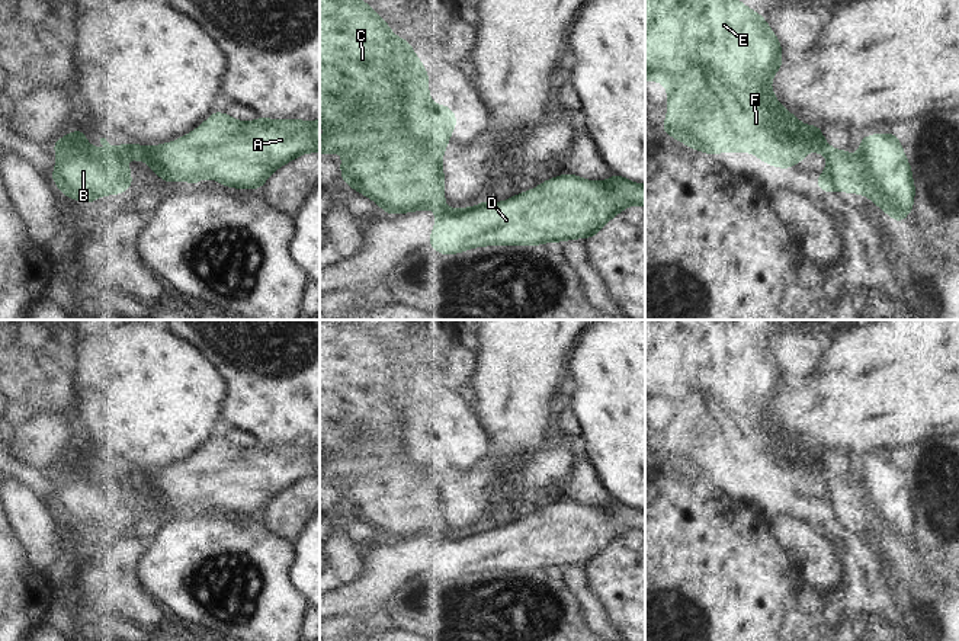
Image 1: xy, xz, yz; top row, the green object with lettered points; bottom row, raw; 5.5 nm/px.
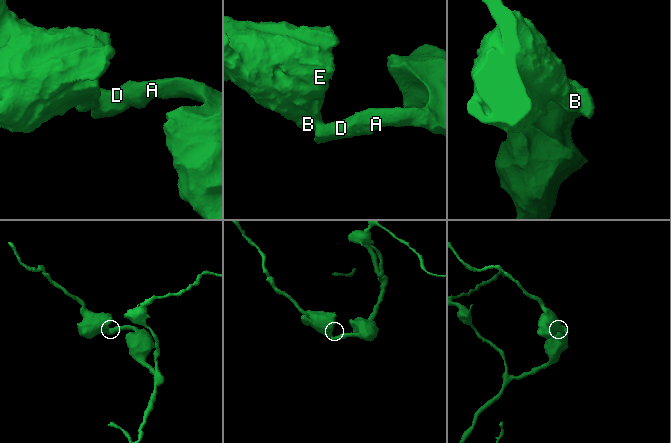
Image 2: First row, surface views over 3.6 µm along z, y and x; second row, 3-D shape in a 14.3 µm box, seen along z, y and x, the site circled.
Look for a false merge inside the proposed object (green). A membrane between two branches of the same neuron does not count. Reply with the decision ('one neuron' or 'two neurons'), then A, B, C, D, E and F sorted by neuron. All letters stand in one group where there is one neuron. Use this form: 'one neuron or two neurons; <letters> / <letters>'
two neurons; A D / B C E F

